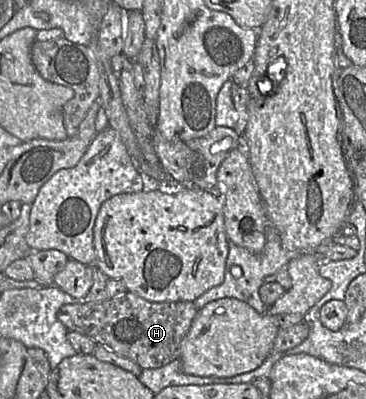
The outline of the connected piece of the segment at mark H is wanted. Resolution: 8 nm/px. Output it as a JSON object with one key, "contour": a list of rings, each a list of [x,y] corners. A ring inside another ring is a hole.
{"contour":[[[129,291],[102,302],[75,301],[63,305],[58,311],[58,319],[68,329],[83,334],[103,345],[119,356],[128,358],[140,366],[141,369],[160,368],[180,355],[180,346],[187,335],[198,309],[192,301],[150,302]]]}

